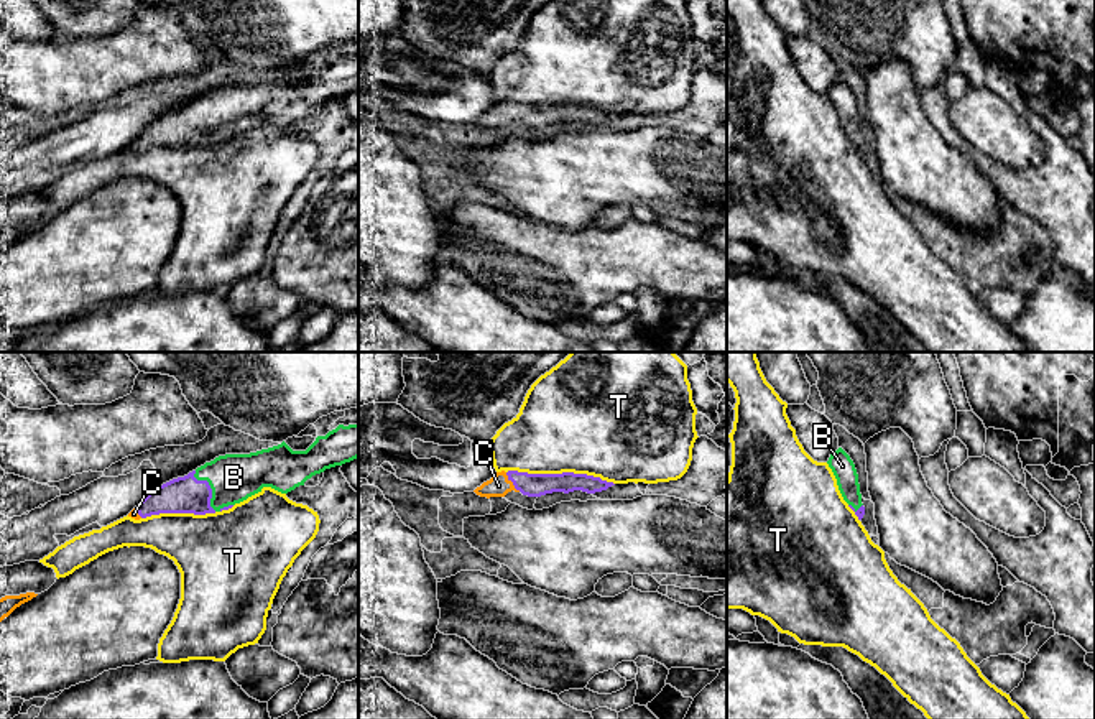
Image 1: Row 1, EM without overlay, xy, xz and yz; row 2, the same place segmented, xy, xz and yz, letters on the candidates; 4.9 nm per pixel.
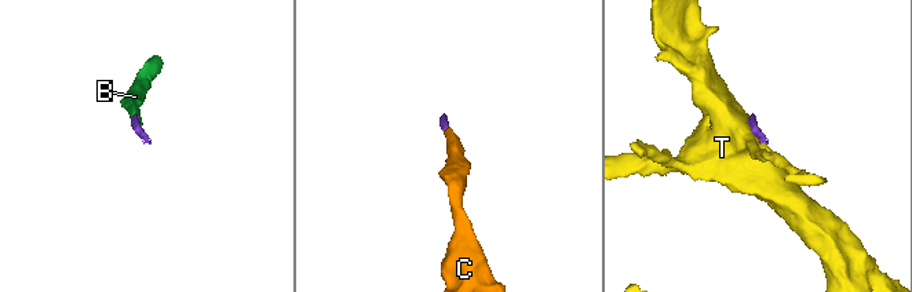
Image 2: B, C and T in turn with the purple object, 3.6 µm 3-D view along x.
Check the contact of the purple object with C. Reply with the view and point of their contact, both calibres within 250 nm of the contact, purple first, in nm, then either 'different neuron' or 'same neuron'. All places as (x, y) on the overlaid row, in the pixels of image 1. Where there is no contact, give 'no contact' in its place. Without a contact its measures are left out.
contact xz (512, 481); calibres 110 and 110 nm; same neuron

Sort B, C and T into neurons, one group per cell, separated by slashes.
B C / T

